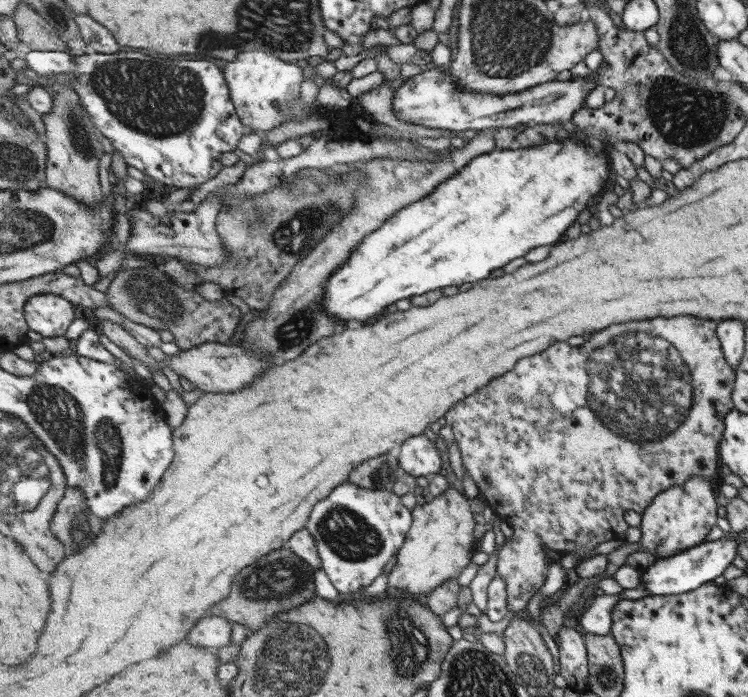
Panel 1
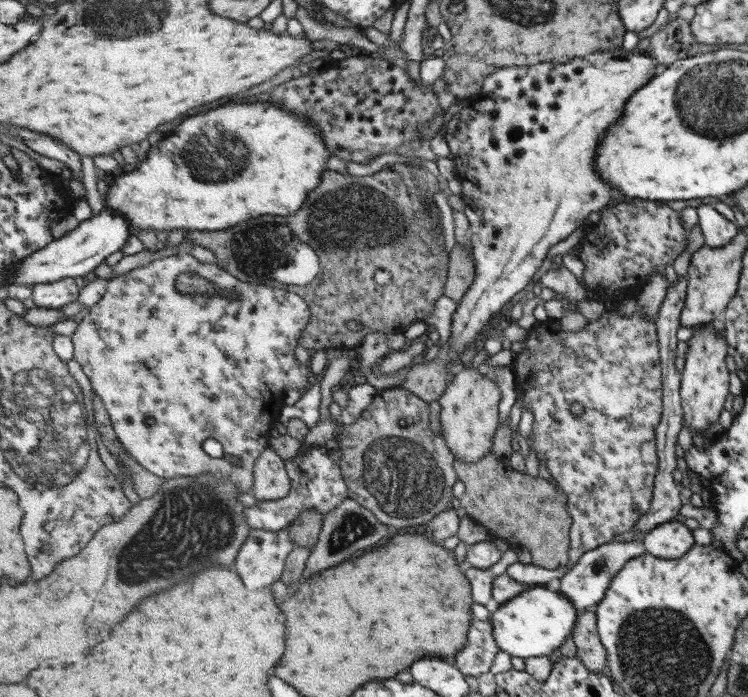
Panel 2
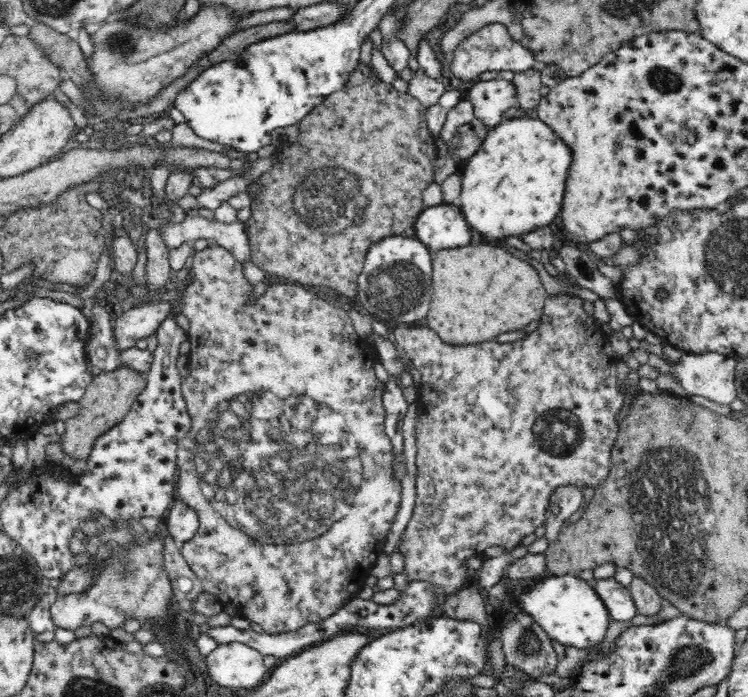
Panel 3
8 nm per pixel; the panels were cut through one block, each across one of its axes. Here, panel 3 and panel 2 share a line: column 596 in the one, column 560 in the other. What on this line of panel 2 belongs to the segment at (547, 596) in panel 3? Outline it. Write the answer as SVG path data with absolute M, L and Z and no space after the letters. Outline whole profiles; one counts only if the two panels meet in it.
M531 586L531 590L507 600L491 614L491 636L501 652L517 658L549 656L557 650L569 636L579 612L573 608L567 596L559 594L551 586Z

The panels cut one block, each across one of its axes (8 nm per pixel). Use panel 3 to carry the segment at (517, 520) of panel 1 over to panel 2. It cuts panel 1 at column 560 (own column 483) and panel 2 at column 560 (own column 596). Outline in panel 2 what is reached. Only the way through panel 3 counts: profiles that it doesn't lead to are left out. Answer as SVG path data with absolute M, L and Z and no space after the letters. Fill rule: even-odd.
M609 308L599 320L587 322L587 326L583 330L577 332L569 332L561 328L559 322L555 320L543 320L537 322L535 328L531 328L527 332L527 338L521 342L521 352L517 352L517 358L511 364L511 370L515 374L515 386L517 386L517 400L523 396L523 410L531 410L533 412L533 450L537 454L537 460L545 460L545 466L551 474L551 478L561 486L561 492L567 496L567 512L569 518L573 520L571 524L571 532L569 532L569 564L575 566L577 560L589 552L595 550L597 546L609 542L613 536L625 534L629 530L633 530L635 522L647 512L651 500L653 500L653 482L659 470L659 458L657 458L657 442L655 442L655 426L661 422L663 416L663 382L661 382L661 362L659 362L659 346L657 346L657 332L655 332L655 320L657 314L653 318L645 318L641 314L641 308L637 308L637 312L631 318L625 318L621 314L615 312L615 308ZM571 402L579 402L583 406L581 416L573 416L569 414L569 404Z

